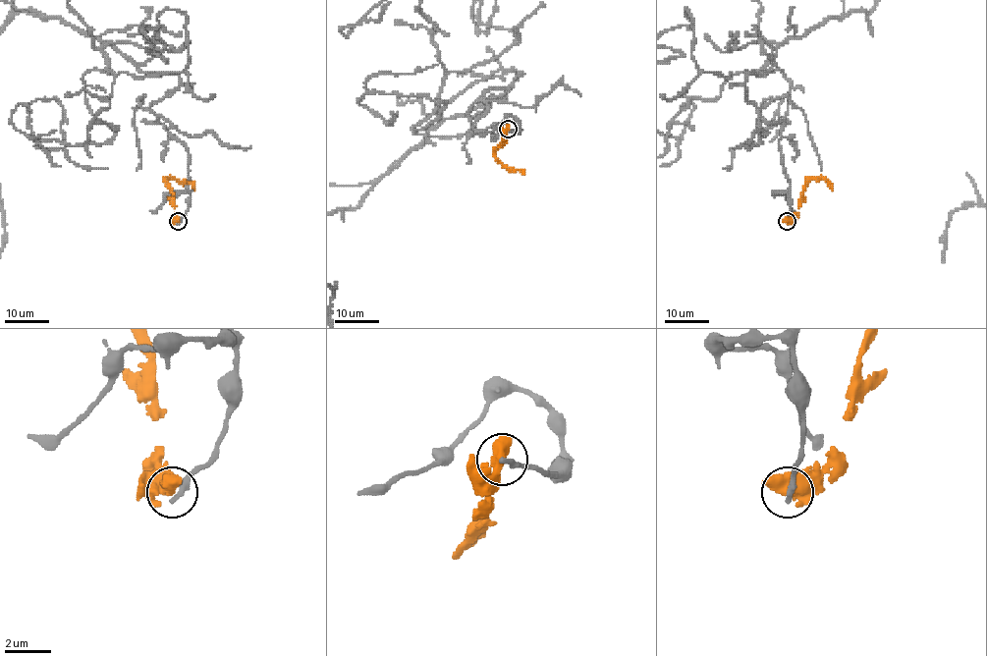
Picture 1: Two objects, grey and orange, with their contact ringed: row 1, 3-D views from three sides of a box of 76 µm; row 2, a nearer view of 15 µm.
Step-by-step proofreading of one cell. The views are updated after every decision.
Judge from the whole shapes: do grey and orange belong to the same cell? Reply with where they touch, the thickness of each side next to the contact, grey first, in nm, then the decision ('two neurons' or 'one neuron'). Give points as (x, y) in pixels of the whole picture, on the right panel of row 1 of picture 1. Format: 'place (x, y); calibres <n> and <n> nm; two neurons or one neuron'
place (787, 221); calibres 280 and 750 nm; two neurons

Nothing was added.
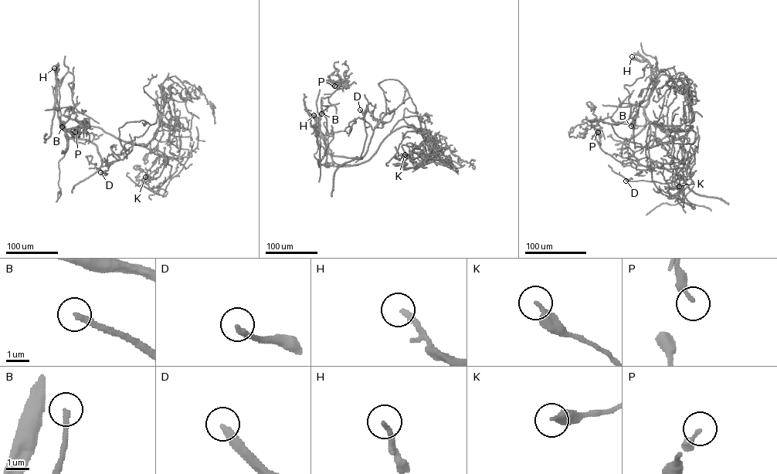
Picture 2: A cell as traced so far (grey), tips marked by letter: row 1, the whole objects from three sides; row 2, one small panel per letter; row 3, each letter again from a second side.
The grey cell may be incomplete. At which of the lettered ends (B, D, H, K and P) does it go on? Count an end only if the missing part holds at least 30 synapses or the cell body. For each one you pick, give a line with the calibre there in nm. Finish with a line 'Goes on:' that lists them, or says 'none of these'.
B: 200 nm thick
D: 300 nm thick
Goes on: B, D

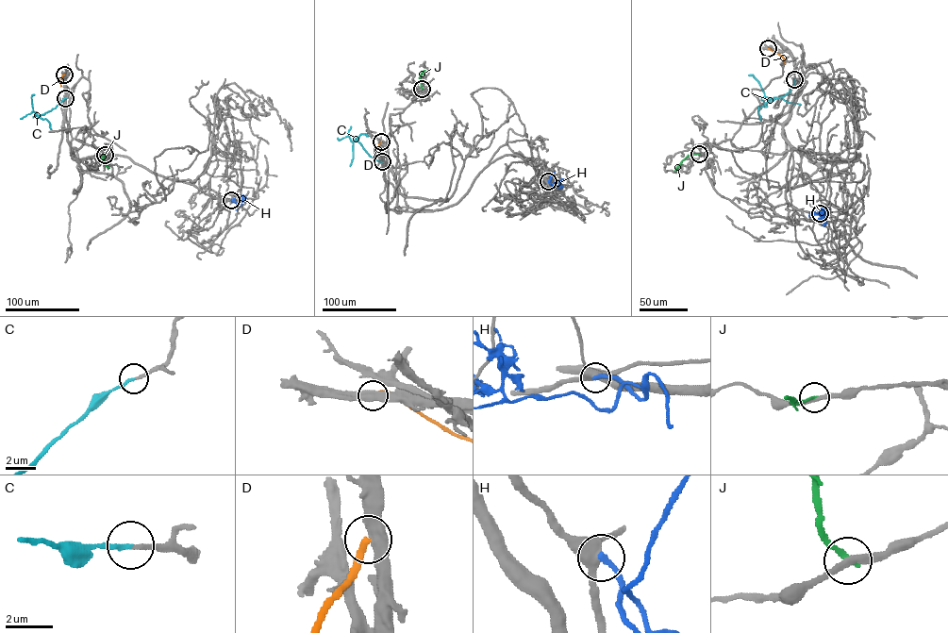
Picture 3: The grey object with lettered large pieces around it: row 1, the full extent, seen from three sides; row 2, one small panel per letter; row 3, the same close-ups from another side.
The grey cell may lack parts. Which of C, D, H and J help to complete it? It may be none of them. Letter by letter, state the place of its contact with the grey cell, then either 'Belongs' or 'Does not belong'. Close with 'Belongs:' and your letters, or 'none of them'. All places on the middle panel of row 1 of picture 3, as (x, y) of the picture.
C: Touches grey at (382, 161). Belongs
D: Touches grey at (381, 141). Does not belong
H: Touches grey at (548, 181). Does not belong
J: Touches grey at (422, 89). Does not belong
Belongs: C

